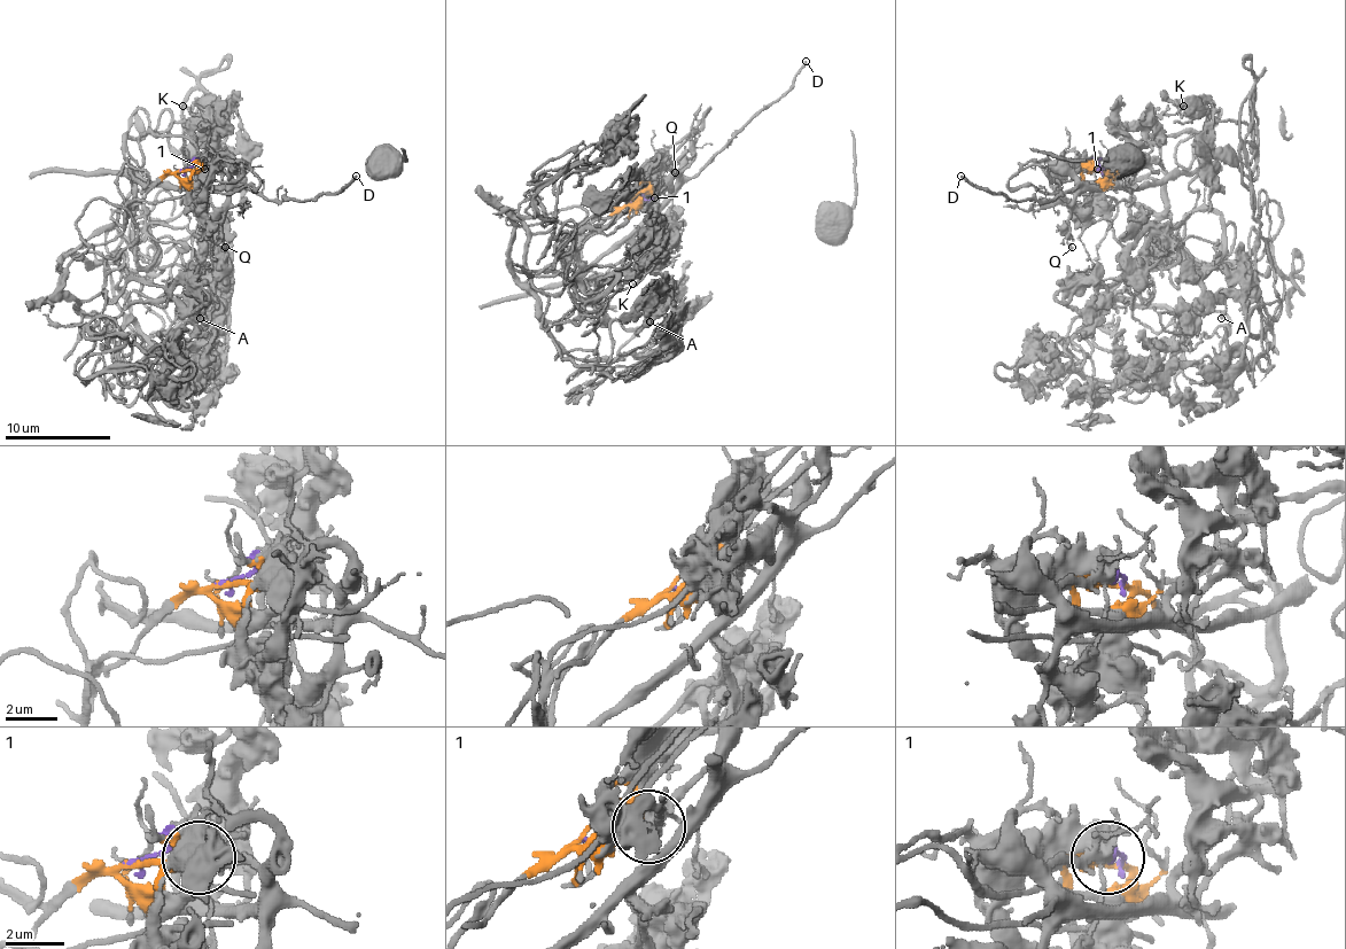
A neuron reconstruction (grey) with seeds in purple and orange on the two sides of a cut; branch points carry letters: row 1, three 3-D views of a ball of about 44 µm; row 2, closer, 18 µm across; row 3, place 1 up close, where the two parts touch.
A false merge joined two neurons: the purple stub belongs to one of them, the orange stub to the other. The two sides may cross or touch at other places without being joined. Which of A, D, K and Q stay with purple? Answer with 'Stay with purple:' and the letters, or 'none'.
Stay with purple: D, Q

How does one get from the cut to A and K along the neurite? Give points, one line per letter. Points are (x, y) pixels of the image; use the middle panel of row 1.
A: (630, 201), (528, 280), (546, 319), (565, 319), (589, 298), (642, 327), (662, 304), (650, 323)
K: (630, 201), (538, 272), (593, 298), (575, 293), (636, 248), (652, 256), (633, 282)

